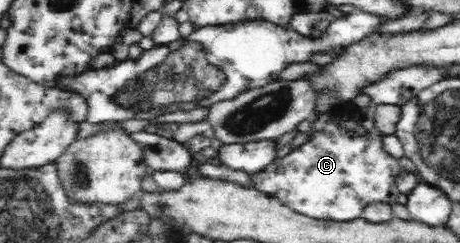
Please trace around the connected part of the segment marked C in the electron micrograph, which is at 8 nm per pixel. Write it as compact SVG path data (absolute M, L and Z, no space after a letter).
M338 111L333 117L332 113L319 115L317 121L311 123L312 131L304 144L276 159L264 170L249 174L253 189L320 220L354 220L362 217L363 209L370 203L395 203L400 195L395 177L403 171L398 160L383 150L383 134L372 125L370 115L362 120L363 126L367 127L363 135L347 127L342 118Z

